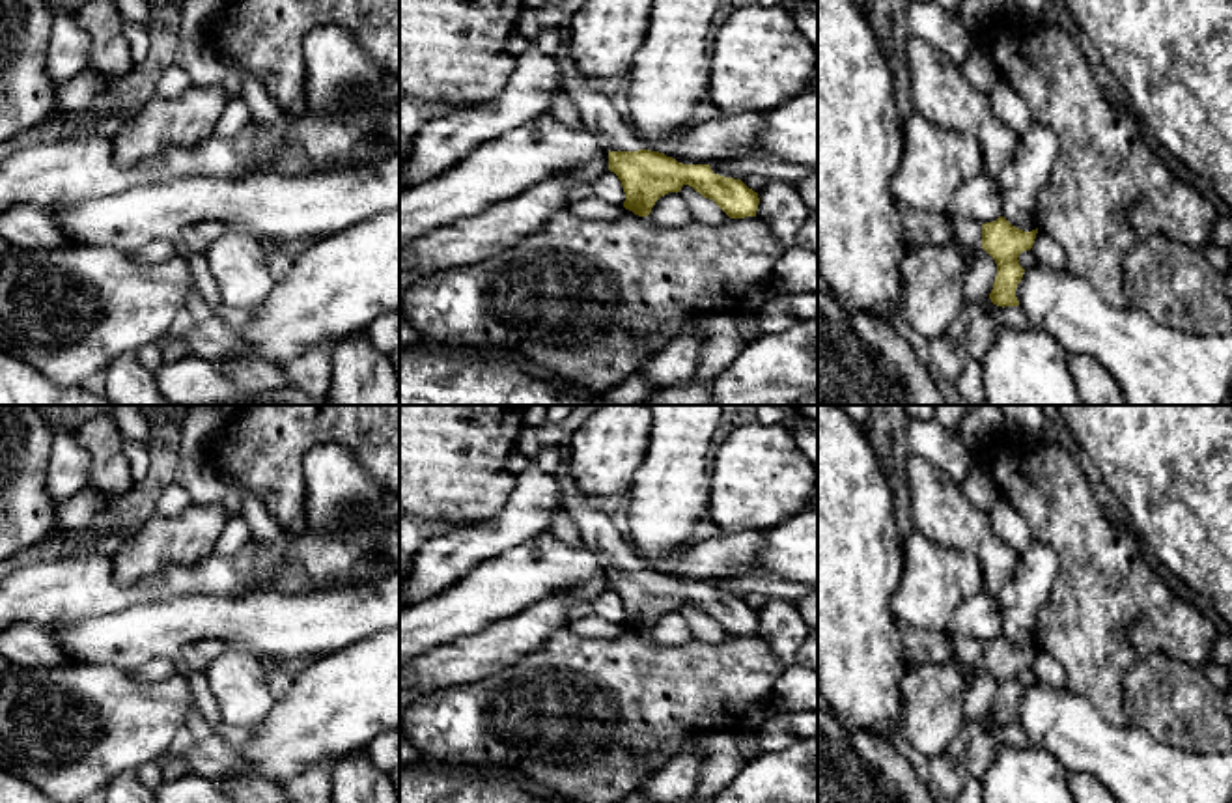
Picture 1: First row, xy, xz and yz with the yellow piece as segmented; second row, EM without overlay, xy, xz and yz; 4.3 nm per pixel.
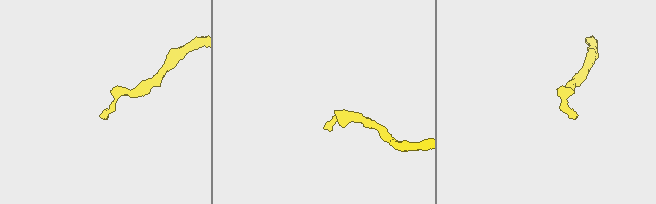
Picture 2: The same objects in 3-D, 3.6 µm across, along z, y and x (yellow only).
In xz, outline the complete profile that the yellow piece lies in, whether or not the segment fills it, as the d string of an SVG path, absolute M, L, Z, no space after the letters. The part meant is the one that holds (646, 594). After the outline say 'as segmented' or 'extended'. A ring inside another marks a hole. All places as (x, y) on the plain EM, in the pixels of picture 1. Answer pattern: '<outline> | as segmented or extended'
M569 459L560 463L554 478L562 506L579 527L584 547L595 553L609 570L609 588L622 599L625 627L648 635L661 614L679 611L683 603L689 603L713 618L730 637L756 635L758 611L741 598L719 594L709 583L683 583L665 571L646 568L610 515L597 510L594 497L575 484Z | extended

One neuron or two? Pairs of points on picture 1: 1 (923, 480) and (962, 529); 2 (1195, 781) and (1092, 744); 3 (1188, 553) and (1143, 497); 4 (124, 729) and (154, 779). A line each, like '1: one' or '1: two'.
1: one
2: one
3: one
4: two

